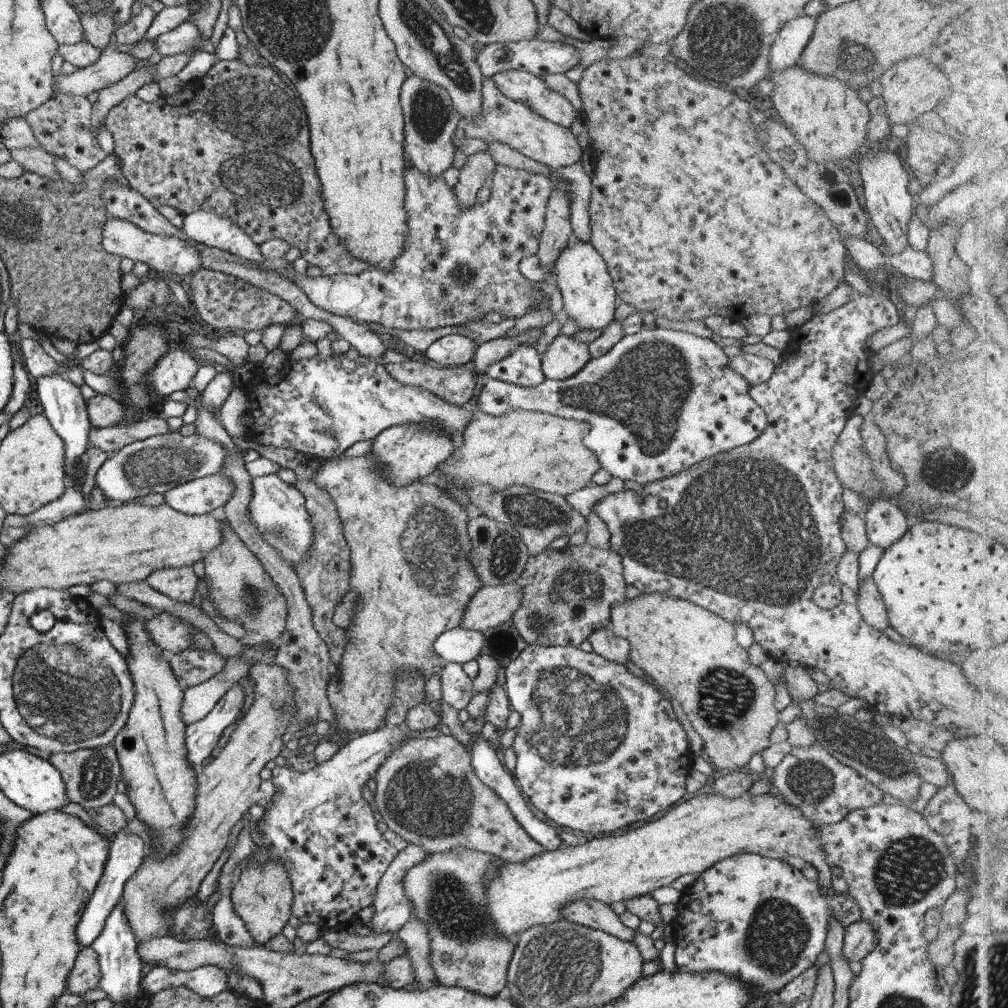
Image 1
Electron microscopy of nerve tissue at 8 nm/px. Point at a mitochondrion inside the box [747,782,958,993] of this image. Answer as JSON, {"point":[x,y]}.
{"point":[912,867]}

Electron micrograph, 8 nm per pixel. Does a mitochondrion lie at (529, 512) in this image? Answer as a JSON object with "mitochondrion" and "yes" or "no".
{"mitochondrion":"yes"}

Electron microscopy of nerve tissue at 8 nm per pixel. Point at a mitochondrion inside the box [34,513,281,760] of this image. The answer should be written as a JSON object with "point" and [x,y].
{"point":[250,595]}

